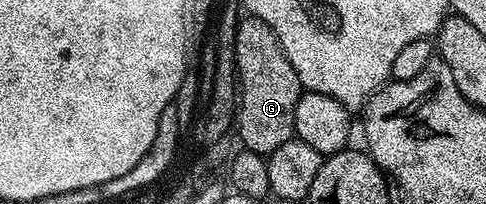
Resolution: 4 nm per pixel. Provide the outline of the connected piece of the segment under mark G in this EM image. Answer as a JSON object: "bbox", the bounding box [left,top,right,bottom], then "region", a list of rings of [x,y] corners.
{"bbox":[233,16,303,156],"region":[[[245,16],[245,19],[242,17],[237,23],[237,31],[233,39],[239,87],[239,109],[235,114],[235,122],[238,127],[241,125],[240,145],[244,149],[268,156],[271,152],[275,152],[275,148],[279,148],[279,144],[287,144],[287,140],[294,137],[295,108],[301,99],[303,87],[291,60],[287,60],[287,52],[283,52],[275,32],[270,26],[263,24],[263,20],[252,16]]]}

